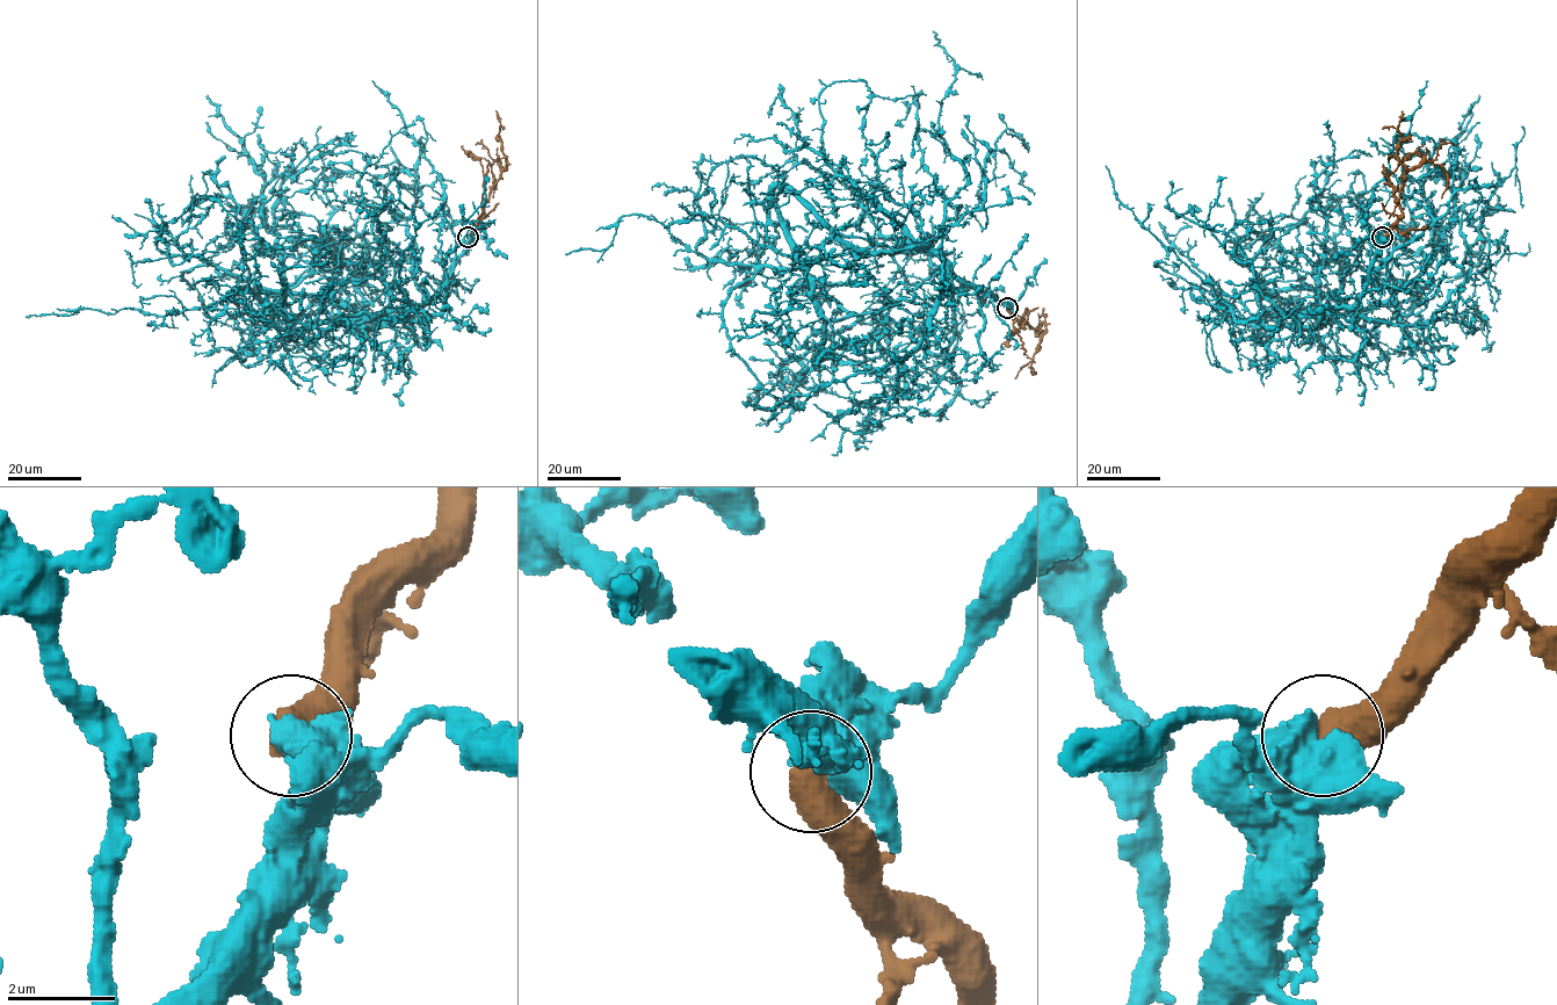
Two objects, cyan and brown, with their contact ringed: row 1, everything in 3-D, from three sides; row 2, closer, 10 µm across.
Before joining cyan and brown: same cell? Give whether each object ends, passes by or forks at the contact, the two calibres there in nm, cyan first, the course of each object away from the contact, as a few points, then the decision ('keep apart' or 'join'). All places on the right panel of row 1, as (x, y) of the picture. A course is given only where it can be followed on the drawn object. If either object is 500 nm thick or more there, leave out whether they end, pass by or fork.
800/600 nm | cyan via (1382, 237), (1366, 289), (1322, 313), (1333, 291), (1385, 302), (1432, 259), (1421, 182), (1449, 172), (1407, 193) | brown via (1382, 237), (1402, 212), (1399, 193), (1407, 171), (1426, 161), (1438, 164), (1447, 176), (1441, 197) | join

